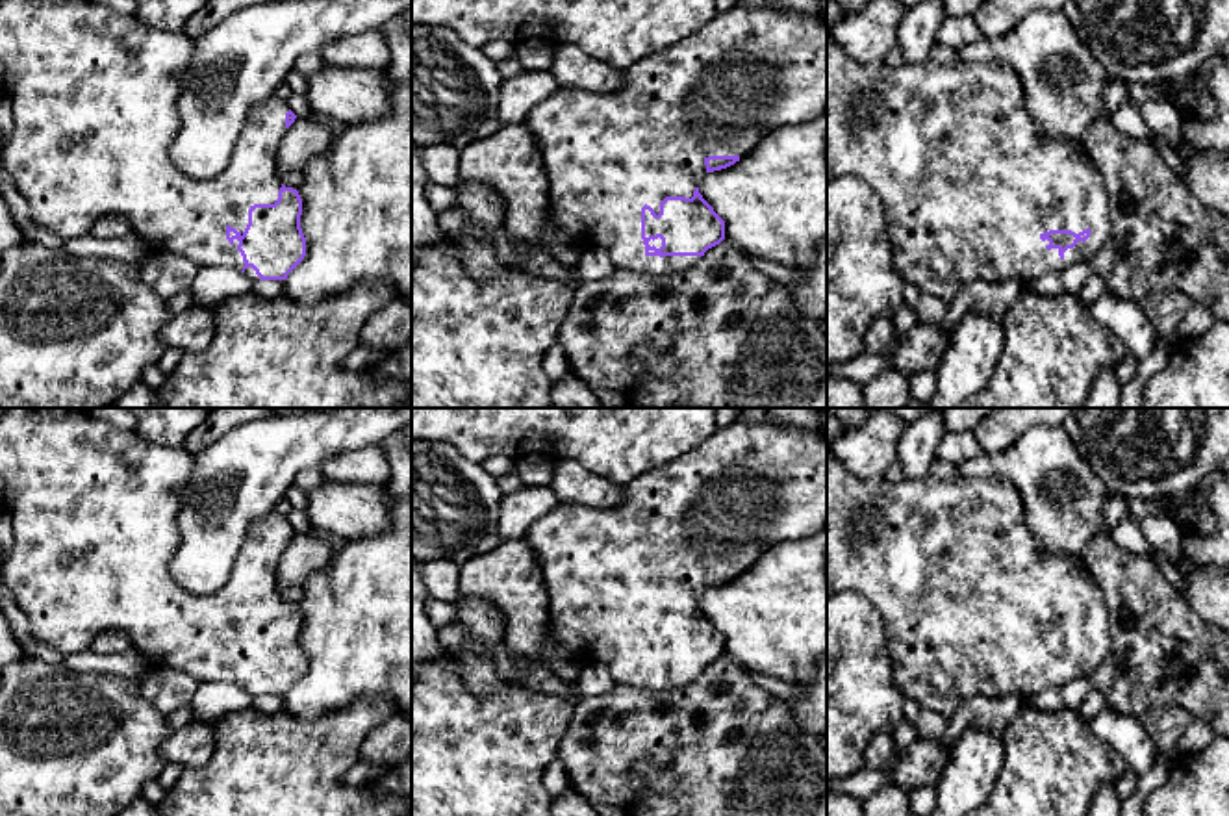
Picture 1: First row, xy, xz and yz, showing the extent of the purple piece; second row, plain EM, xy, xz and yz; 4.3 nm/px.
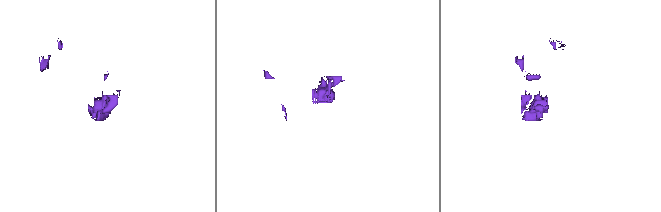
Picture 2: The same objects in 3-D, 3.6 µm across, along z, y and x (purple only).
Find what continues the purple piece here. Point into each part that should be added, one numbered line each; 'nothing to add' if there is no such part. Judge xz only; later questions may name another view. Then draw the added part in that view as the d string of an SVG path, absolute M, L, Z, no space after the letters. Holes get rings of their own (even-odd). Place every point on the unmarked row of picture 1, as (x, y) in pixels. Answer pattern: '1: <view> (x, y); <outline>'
1: xz (755, 484); M766 417L754 423L736 419L721 432L712 434L706 441L697 445L686 456L678 456L671 464L664 464L653 471L640 475L638 478L623 484L623 497L612 508L591 508L586 504L560 501L539 521L532 523L525 540L534 547L545 590L549 595L549 629L554 640L565 647L571 655L586 662L604 662L617 684L630 684L651 692L662 692L667 688L678 688L690 684L699 677L699 671L647 671L641 655L641 623L647 619L660 629L660 618L665 612L691 614L699 595L706 590L704 575L708 571L747 571L753 562L762 556L769 547L780 542L799 542L812 538L827 529L827 436L821 430L799 430L792 427L779 427Z

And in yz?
1: yz (968, 599); M827 451L827 595L845 590L864 593L882 616L882 629L893 666L893 681L905 699L912 699L919 708L934 710L947 720L971 697L997 699L1005 695L1033 695L1045 686L1057 686L1075 679L1090 679L1112 645L1109 608L1101 588L1071 556L1053 556L1040 549L1027 525L1021 493L1012 482L1007 482L1001 477L957 477L951 480L934 478L931 475L925 478L901 480L888 480L886 477L860 478L851 475L832 451ZM1086 644L1092 645L1090 653L1084 658L1077 657L1077 660L1068 664L1062 673L1058 671L1058 664L1047 666L1045 662L1049 657L1040 655L1040 651L1049 645L1071 645L1079 649Z

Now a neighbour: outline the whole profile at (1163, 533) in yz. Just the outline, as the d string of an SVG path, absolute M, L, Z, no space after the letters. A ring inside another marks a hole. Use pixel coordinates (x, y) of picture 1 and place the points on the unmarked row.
M1147 516L1138 519L1140 530L1147 543L1160 551L1172 564L1175 564L1183 573L1194 567L1181 549L1183 530L1168 516Z

